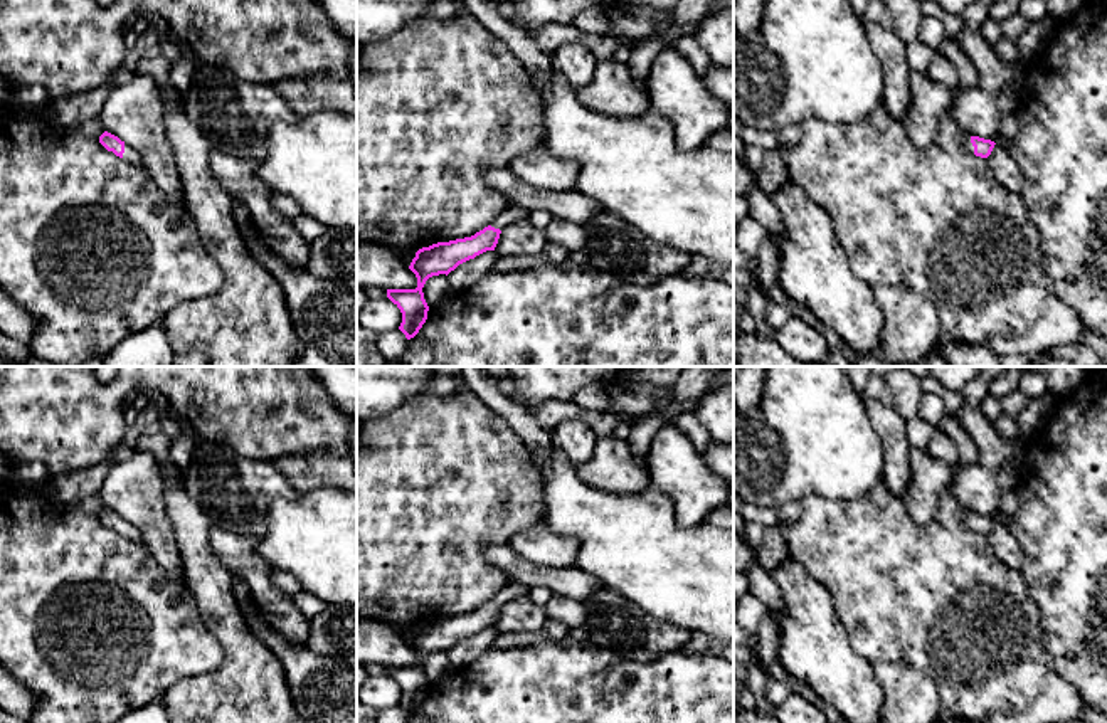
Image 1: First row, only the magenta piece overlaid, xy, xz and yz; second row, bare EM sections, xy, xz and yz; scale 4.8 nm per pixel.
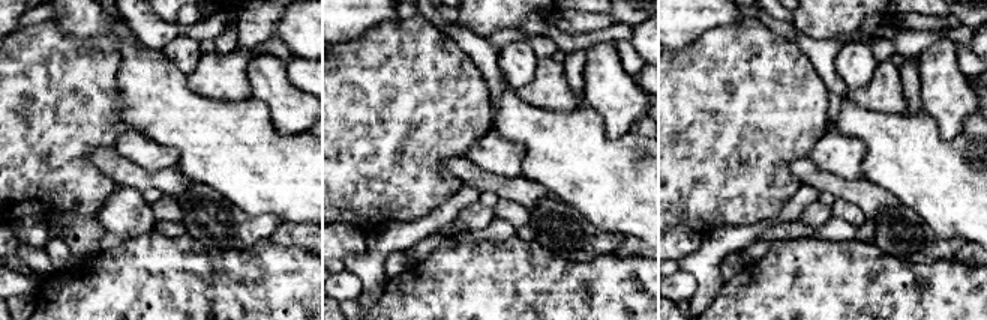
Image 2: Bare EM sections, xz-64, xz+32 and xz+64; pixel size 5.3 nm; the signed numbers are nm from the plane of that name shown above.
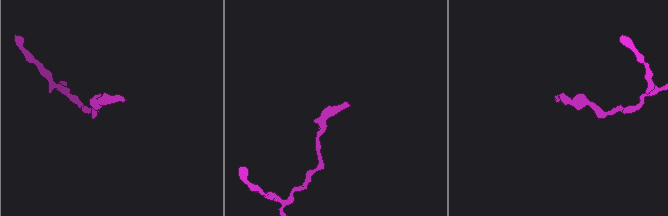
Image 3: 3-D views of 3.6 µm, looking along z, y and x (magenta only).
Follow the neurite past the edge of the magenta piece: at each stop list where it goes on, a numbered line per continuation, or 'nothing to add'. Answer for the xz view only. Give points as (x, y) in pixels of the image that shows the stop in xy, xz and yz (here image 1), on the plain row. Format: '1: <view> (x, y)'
1: xz (512, 591)

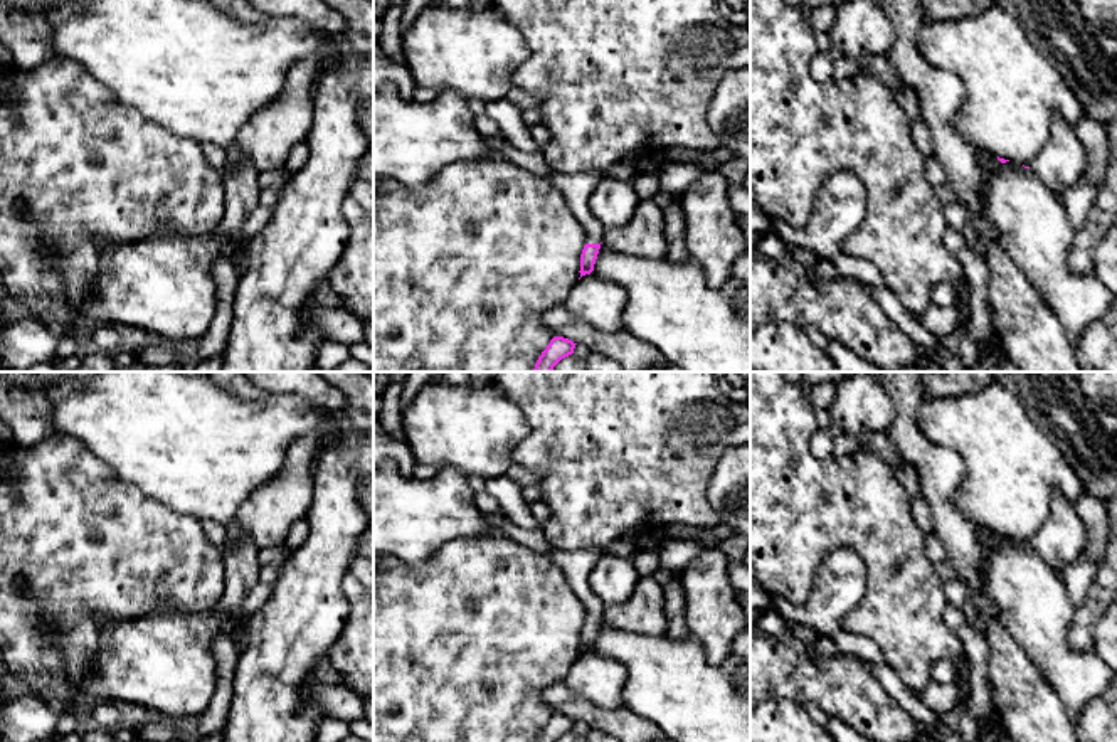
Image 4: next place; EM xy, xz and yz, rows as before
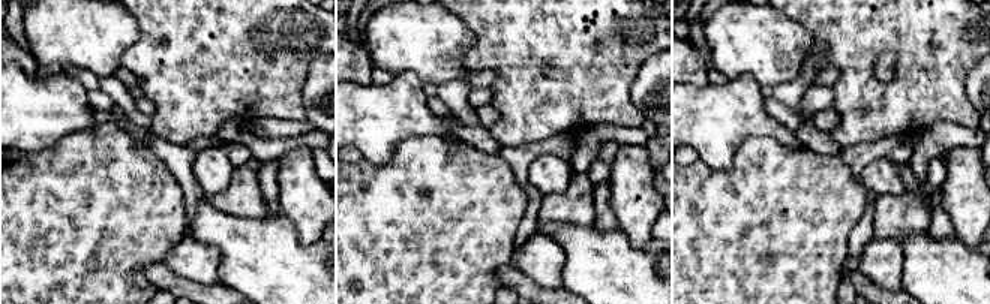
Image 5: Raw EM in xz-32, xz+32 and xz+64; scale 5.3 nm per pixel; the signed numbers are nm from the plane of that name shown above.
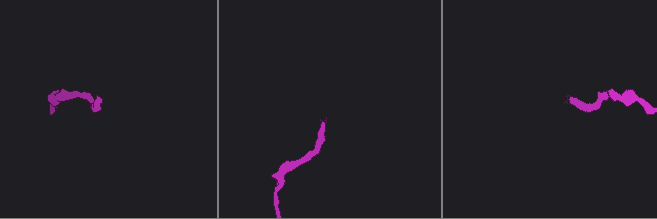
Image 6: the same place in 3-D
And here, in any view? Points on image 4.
1: xz (576, 564)

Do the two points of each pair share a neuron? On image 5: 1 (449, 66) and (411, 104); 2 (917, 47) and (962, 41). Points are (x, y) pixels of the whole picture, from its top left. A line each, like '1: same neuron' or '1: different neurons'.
1: different neurons
2: same neuron

